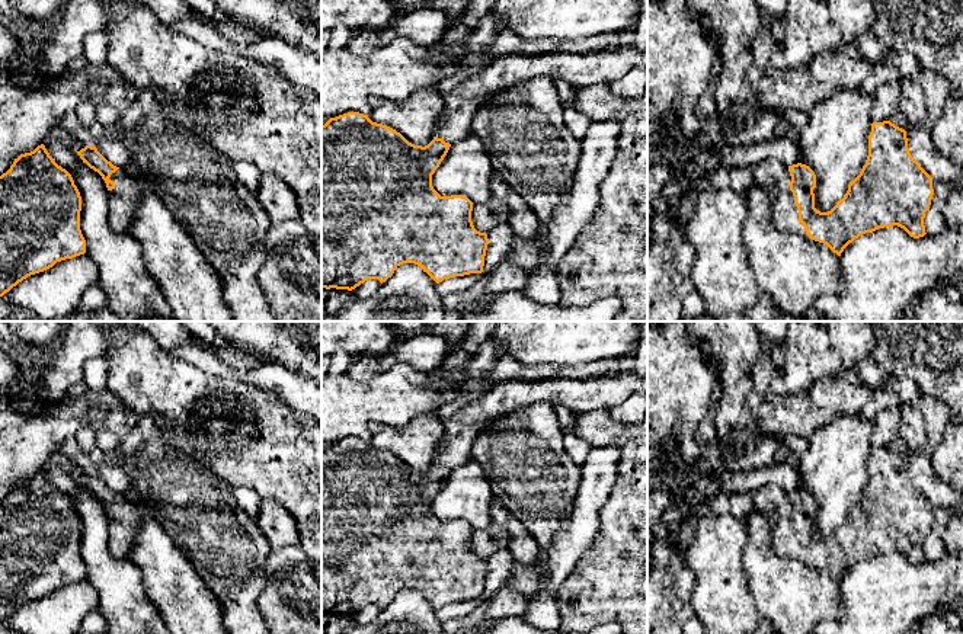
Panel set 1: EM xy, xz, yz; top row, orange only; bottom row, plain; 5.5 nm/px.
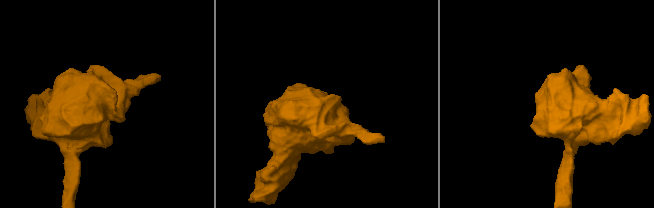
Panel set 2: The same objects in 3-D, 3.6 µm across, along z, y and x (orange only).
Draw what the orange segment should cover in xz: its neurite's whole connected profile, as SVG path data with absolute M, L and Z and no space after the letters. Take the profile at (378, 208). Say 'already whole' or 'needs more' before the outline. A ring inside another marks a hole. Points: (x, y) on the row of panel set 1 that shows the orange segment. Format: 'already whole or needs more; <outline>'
needs more; M634 45L601 48L583 54L554 51L543 55L498 57L444 96L445 108L436 121L433 140L425 147L409 143L396 129L372 122L368 115L359 112L330 118L321 125L321 288L352 291L368 279L378 279L383 284L403 263L420 266L436 284L455 276L482 273L489 238L473 225L473 202L463 195L441 196L432 186L432 174L449 147L471 134L474 113L493 95L540 76L563 80L579 89L611 83L628 70L640 67L643 60L644 52Z

